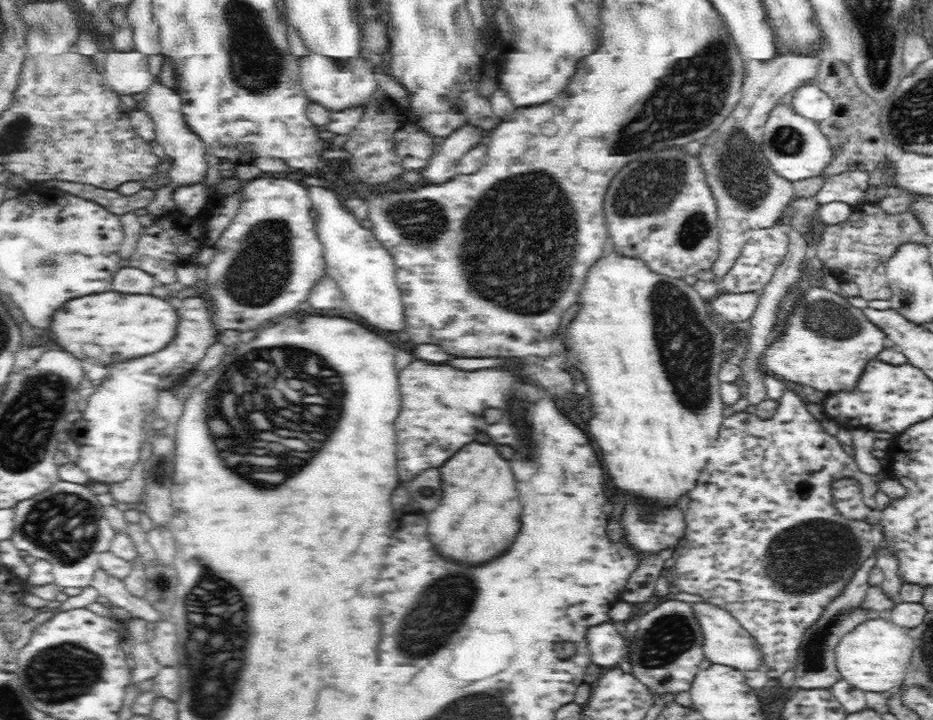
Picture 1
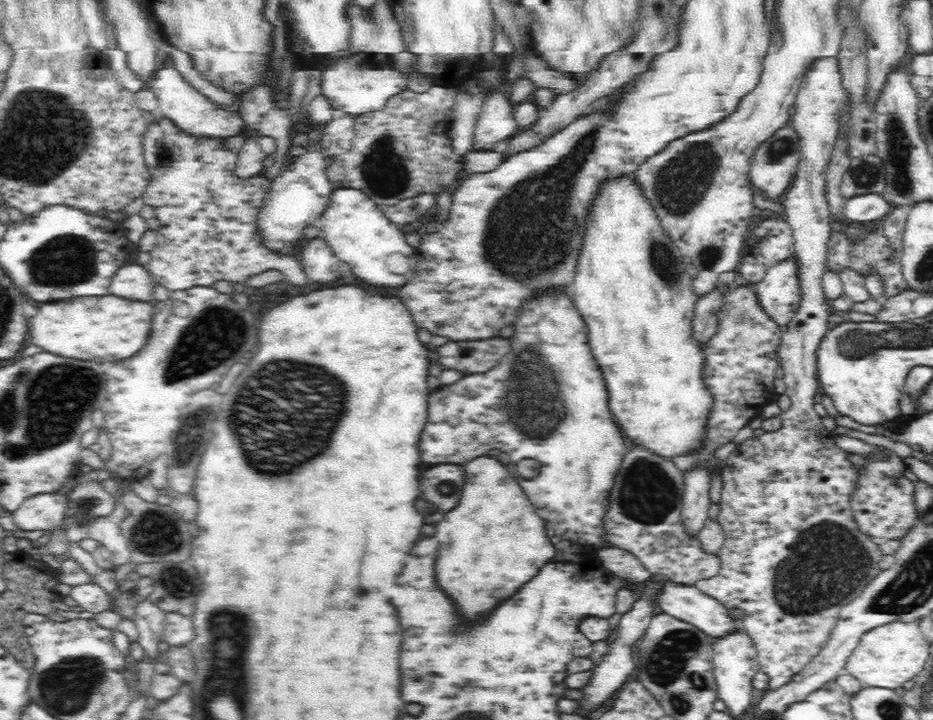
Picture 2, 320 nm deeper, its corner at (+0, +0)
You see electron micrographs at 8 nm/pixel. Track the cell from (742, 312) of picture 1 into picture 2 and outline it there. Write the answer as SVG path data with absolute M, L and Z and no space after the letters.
M793 257L768 269L764 279L752 284L752 288L758 307L770 320L786 326L800 300L800 283L796 277L796 262Z

